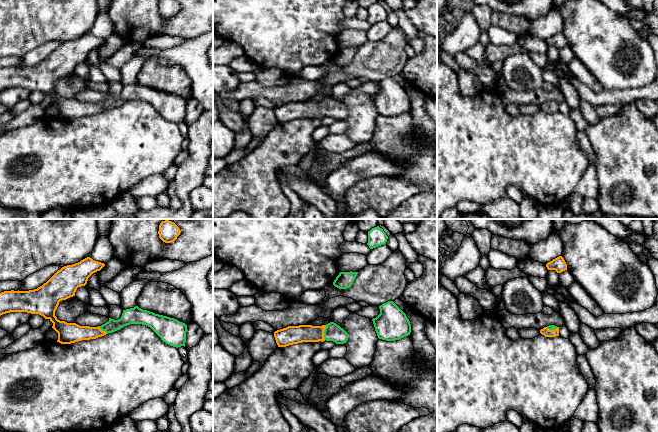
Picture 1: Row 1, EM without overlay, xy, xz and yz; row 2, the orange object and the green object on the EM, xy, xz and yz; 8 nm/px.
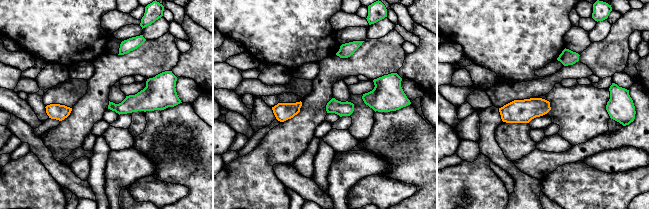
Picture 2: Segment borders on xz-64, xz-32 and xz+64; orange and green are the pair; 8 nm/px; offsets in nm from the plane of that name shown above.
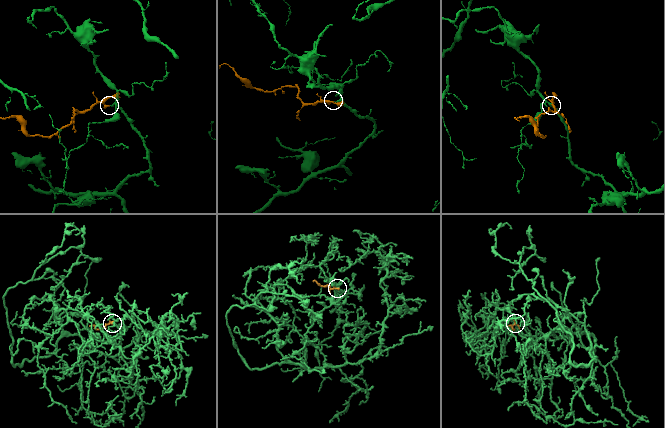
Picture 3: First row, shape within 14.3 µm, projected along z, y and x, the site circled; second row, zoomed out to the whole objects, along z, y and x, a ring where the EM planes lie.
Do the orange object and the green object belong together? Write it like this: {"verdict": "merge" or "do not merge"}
{"verdict": "merge"}

